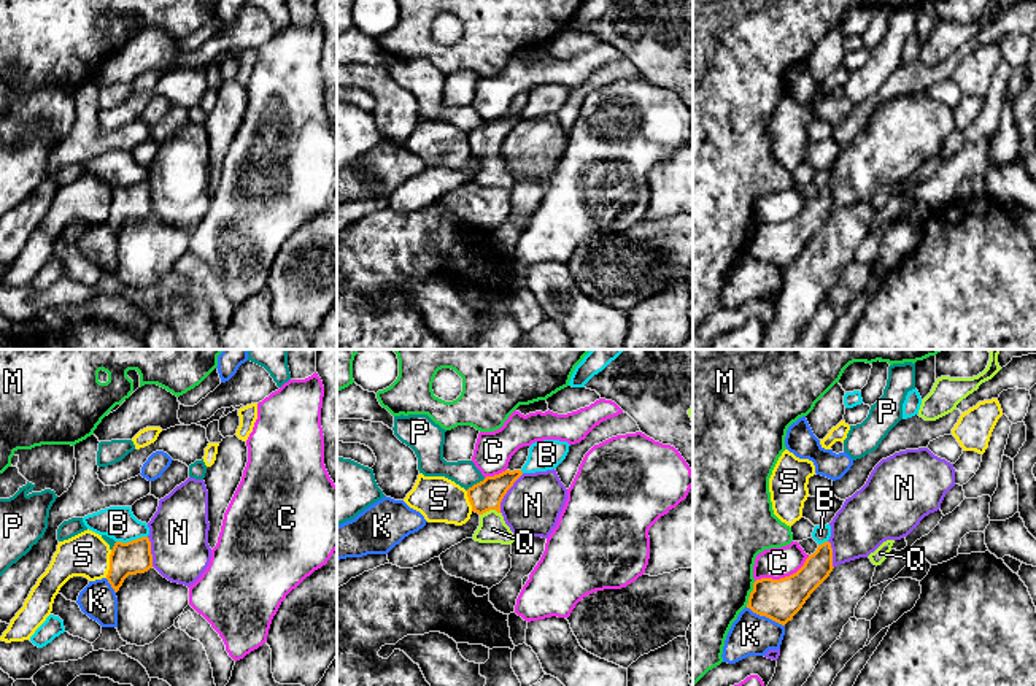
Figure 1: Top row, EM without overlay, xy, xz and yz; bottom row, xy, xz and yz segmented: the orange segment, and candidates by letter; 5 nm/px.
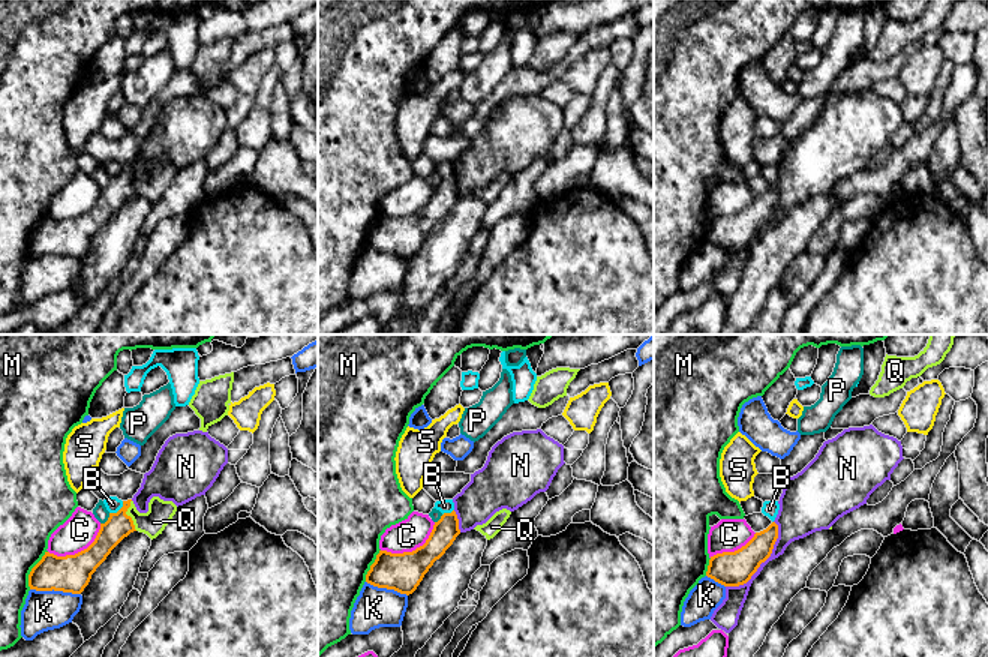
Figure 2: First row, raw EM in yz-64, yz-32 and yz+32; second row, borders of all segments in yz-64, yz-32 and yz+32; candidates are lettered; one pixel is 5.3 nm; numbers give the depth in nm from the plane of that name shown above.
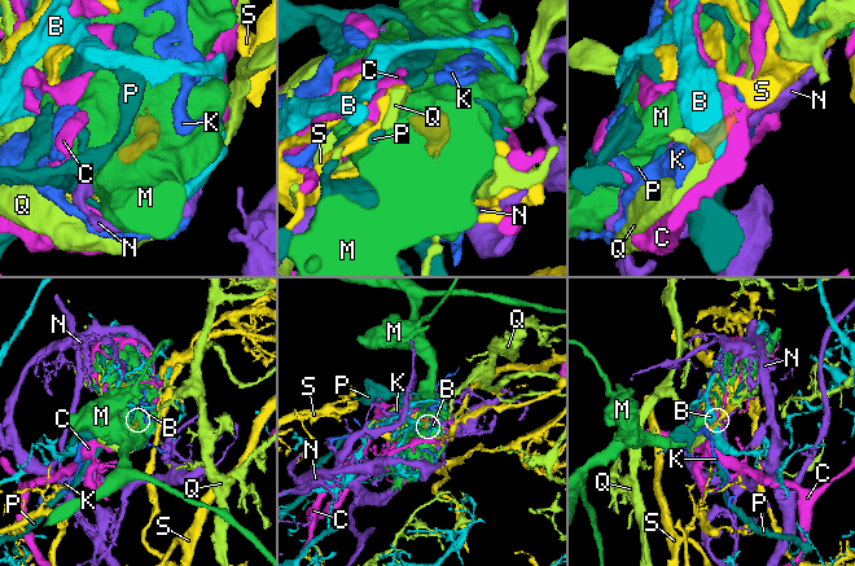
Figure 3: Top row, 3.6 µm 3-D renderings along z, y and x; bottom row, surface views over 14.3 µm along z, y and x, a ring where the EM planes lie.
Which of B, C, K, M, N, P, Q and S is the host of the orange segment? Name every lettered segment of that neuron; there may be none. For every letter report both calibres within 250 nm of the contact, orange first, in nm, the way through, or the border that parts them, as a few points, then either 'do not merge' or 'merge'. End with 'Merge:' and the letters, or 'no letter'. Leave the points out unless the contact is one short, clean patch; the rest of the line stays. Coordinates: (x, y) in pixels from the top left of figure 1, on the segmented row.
B: 170/170 nm | do not merge
C: 200/160 nm | do not merge
K: 200/220 nm | do not merge
M: 200/500 nm | do not merge
N: 150/280 nm | do not merge
P: 150/130 nm | do not merge
Q: 150/140 nm | across xz (485, 496), (490, 508), (493, 529) | merge
S: 170/220 nm | along xy (112, 550), (105, 577) | do not merge
Merge: Q

